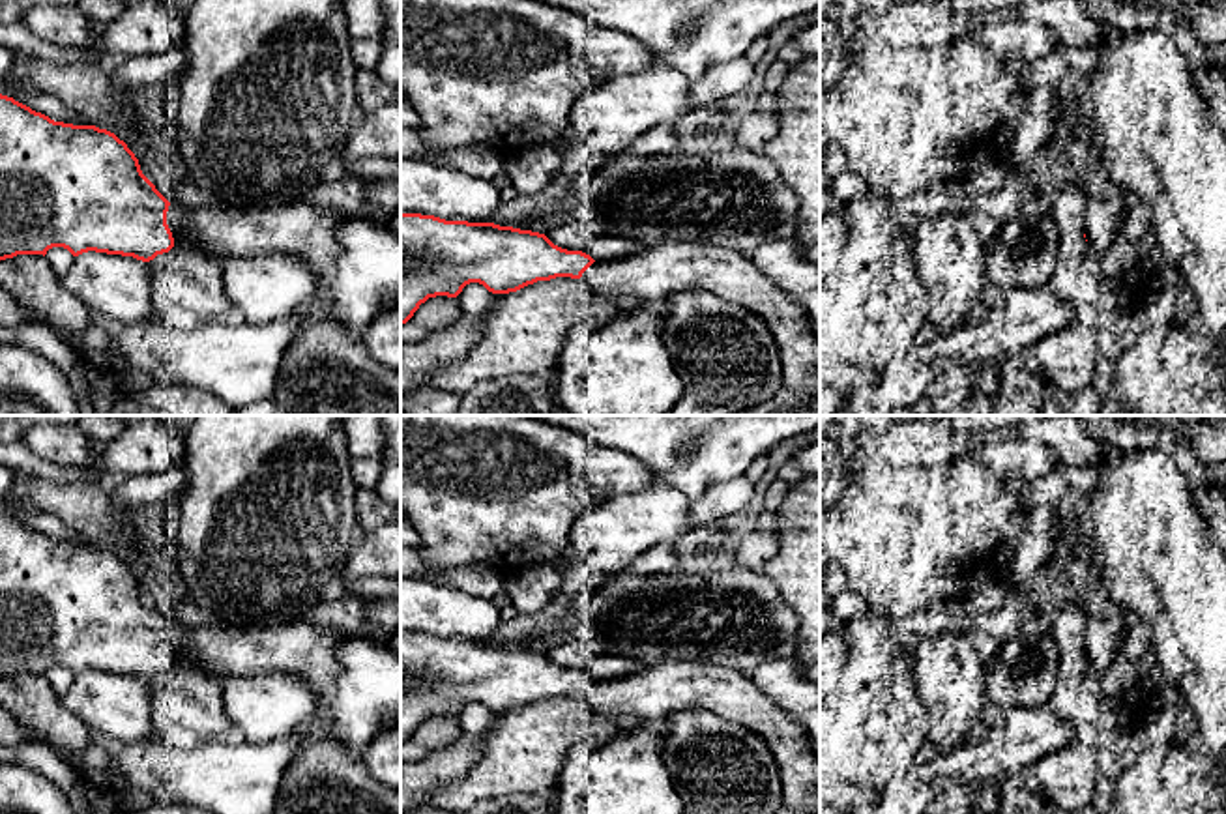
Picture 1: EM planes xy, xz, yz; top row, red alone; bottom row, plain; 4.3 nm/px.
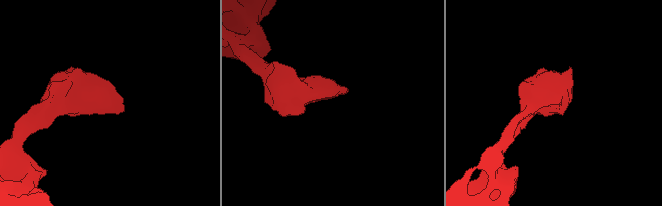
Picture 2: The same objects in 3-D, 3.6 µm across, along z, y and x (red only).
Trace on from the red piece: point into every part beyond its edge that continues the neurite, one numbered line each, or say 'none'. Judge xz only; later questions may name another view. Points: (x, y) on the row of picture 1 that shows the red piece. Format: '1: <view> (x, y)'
1: xz (657, 272)

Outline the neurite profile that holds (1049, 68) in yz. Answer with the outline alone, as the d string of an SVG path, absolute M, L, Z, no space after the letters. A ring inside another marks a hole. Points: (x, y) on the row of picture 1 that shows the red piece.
M1050 47L1044 54L1018 67L1016 97L1041 84L1058 84L1065 73L1067 67L1063 65L1061 56Z

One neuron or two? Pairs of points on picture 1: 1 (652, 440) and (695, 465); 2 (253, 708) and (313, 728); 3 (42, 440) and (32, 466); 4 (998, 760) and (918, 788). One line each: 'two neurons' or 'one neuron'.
1: one neuron
2: two neurons
3: two neurons
4: one neuron

